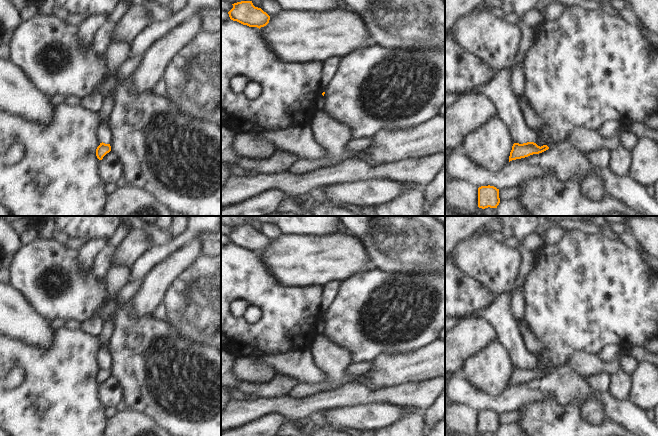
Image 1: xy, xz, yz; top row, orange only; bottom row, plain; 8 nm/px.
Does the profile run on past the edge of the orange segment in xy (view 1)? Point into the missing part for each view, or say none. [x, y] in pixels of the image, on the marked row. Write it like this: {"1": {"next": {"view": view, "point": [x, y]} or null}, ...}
{"1": {"next": null}}

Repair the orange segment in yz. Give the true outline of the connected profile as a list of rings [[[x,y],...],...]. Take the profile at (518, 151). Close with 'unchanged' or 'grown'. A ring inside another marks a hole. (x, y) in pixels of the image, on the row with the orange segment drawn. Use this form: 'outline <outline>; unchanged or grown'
outline [[[527,142],[523,144],[514,143],[510,152],[509,162],[512,160],[525,158],[533,154],[539,154],[548,149],[549,147],[547,145],[540,147],[534,142]]]; unchanged

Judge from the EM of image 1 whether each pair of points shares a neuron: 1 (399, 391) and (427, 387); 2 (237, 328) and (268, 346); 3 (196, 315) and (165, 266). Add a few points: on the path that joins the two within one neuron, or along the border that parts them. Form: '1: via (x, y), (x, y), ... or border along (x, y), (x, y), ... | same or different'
1: via (406, 391), (420, 391) | same
2: via (245, 336), (248, 339), (260, 339) | same
3: border along (190, 262), (173, 279), (162, 299) | different

